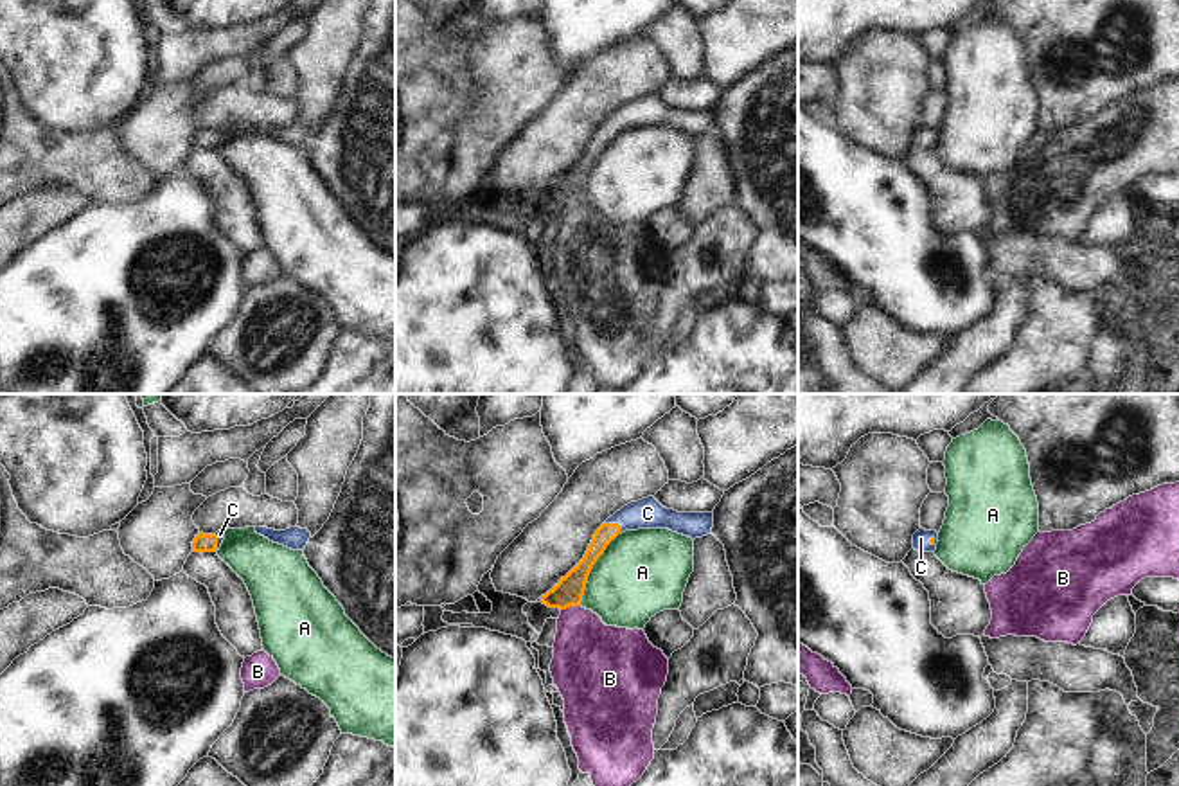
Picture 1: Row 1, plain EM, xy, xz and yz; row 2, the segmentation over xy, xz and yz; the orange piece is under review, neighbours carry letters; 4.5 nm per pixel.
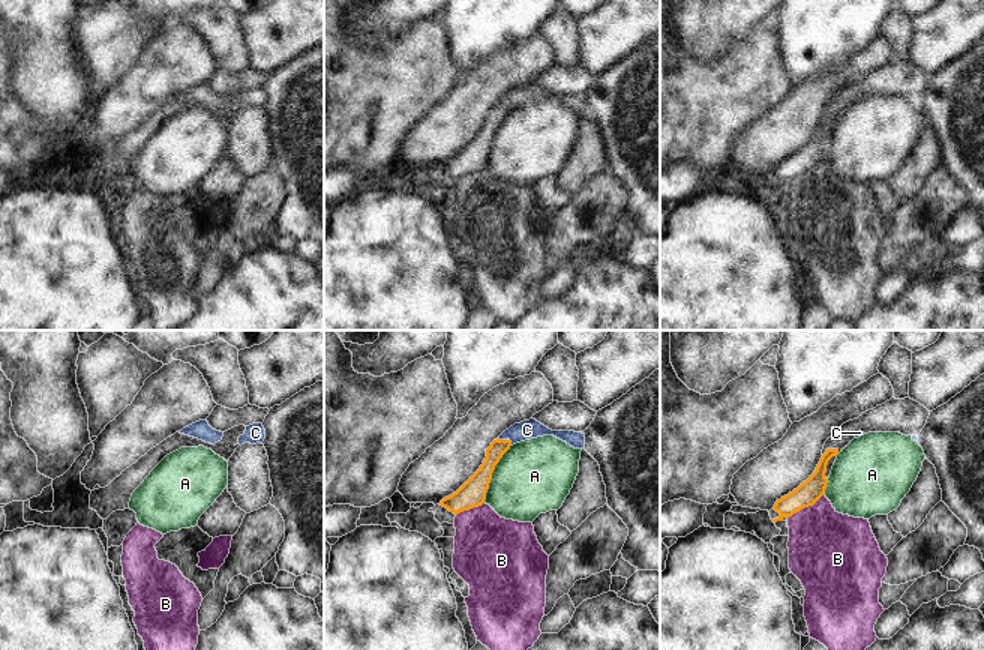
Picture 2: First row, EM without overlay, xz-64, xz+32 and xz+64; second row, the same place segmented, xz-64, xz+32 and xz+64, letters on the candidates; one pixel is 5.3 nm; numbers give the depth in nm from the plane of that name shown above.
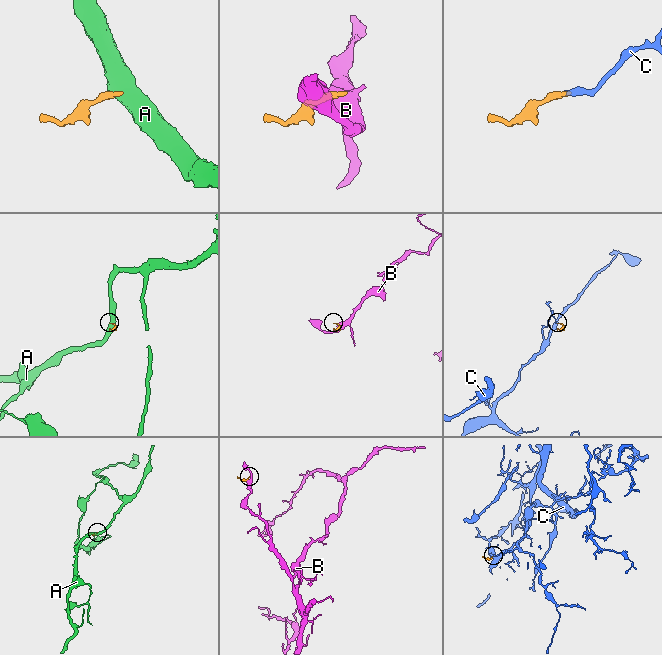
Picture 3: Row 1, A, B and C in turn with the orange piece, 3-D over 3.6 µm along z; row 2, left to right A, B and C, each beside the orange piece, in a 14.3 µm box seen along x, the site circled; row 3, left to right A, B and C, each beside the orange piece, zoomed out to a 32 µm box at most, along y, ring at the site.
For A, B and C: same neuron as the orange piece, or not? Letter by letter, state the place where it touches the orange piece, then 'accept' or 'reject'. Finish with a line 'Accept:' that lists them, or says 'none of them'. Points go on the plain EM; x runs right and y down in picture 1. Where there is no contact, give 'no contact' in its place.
A: xz (592, 164) | reject
B: xz (568, 204) | reject
C: xz (617, 121) | accept
Accept: C

